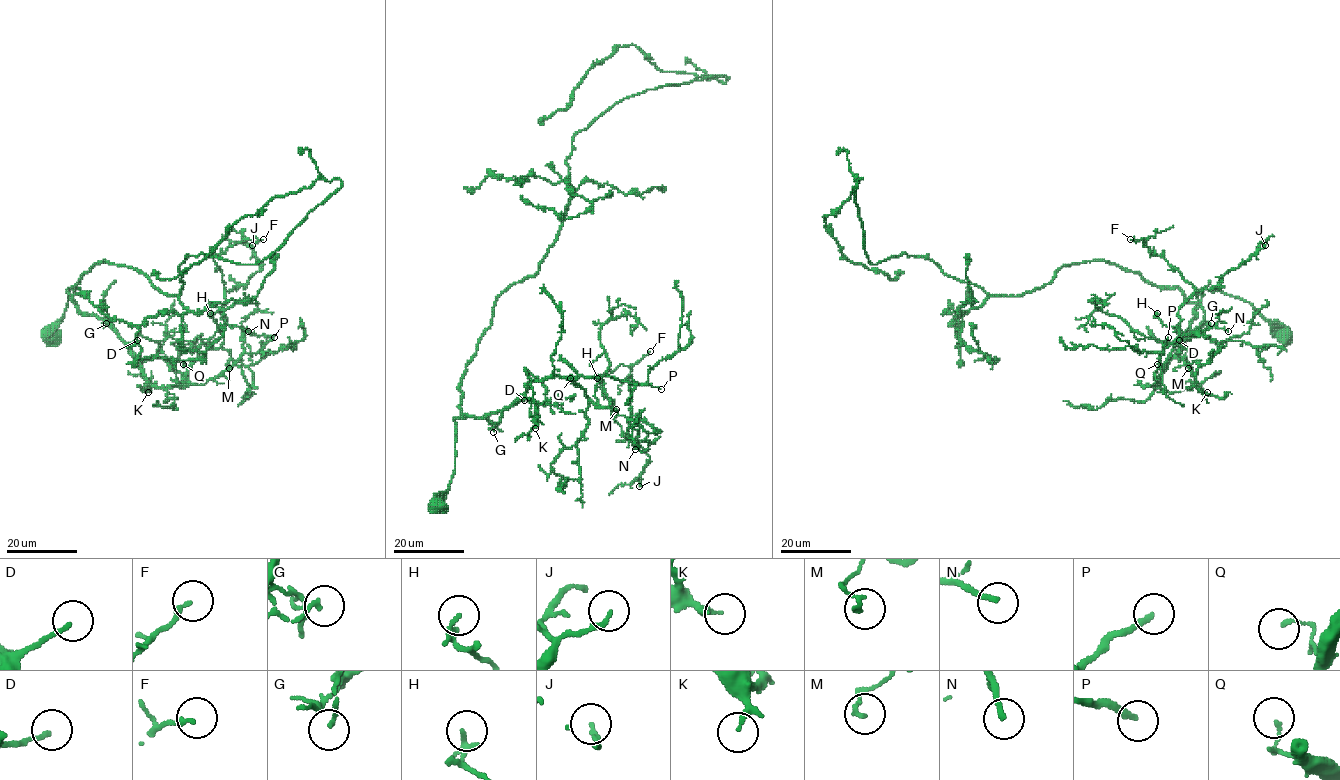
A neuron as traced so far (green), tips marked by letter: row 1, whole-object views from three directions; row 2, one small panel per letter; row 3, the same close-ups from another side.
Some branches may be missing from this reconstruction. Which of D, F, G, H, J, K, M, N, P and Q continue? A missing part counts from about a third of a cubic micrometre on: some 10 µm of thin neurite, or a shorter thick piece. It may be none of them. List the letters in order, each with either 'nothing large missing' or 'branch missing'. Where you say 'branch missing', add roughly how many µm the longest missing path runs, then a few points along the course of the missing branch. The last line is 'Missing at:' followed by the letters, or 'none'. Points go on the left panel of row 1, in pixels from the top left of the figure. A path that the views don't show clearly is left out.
D: branch missing; missing 25 µm; course (137, 340), (138, 330), (166, 299), (184, 296)
F: nothing large missing
G: nothing large missing
H: nothing large missing
J: nothing large missing
K: nothing large missing
M: nothing large missing
N: nothing large missing
P: branch missing; missing 25 µm
Q: nothing large missing
Missing at: D, P

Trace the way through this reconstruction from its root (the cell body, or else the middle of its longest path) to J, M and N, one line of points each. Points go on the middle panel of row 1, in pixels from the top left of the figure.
J: (437, 506), (454, 419), (553, 377), (613, 401), (649, 456), (639, 486)
M: (437, 506), (454, 471), (456, 417), (505, 409), (532, 382), (553, 377), (567, 377), (595, 404), (616, 409)
N: (437, 506), (454, 471), (454, 419), (505, 409), (537, 380), (627, 380), (635, 449)

